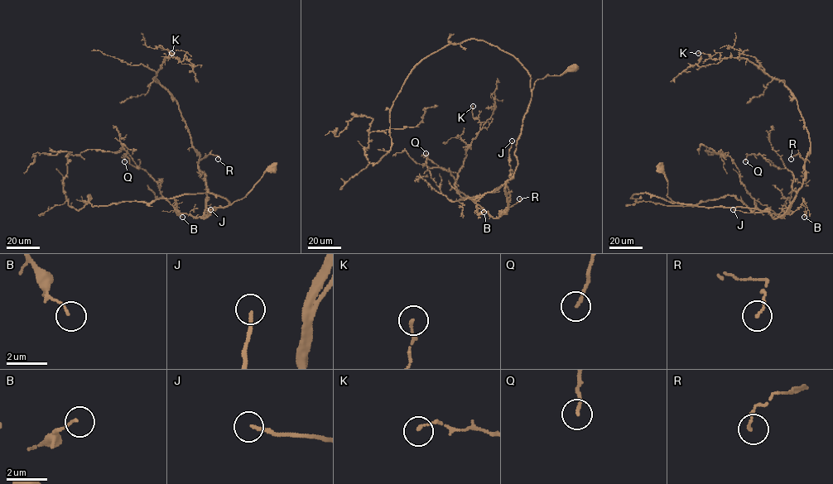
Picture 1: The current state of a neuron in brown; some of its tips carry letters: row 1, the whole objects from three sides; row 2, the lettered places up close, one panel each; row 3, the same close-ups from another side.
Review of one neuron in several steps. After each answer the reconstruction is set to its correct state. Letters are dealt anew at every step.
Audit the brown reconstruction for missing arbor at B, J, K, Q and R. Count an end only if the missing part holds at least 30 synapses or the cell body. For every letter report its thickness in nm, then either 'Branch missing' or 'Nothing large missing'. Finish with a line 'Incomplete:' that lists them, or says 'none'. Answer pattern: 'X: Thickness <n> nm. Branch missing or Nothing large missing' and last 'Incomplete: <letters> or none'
B: Thickness 100 nm. Nothing large missing
J: Thickness 140 nm. Branch missing
K: Thickness 130 nm. Nothing large missing
Q: Thickness 130 nm. Nothing large missing
R: Thickness 100 nm. Nothing large missing
Incomplete: J

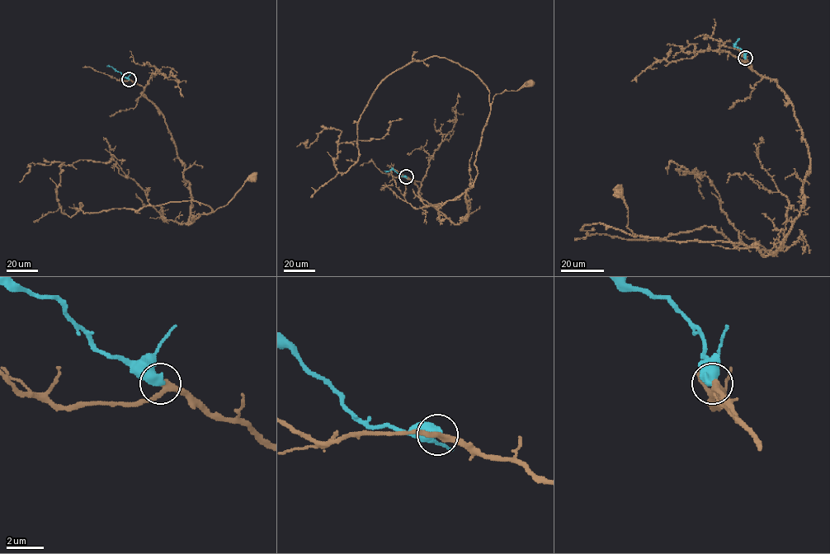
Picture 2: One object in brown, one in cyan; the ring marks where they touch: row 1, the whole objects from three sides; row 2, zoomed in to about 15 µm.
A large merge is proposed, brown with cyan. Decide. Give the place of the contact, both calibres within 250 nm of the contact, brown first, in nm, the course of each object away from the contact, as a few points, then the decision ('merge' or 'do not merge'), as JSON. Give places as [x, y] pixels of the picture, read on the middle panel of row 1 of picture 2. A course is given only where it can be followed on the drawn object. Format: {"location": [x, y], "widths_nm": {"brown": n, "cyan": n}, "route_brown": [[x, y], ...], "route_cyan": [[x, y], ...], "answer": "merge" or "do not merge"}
{"location": [406, 176], "widths_nm": {"brown": 280, "cyan": 550}, "route_brown": [[406, 176], [421, 182], [420, 196], [454, 223], [466, 220], [465, 194], [493, 97], [528, 82]], "route_cyan": [[406, 176], [400, 176], [393, 169], [384, 171]], "answer": "merge"}

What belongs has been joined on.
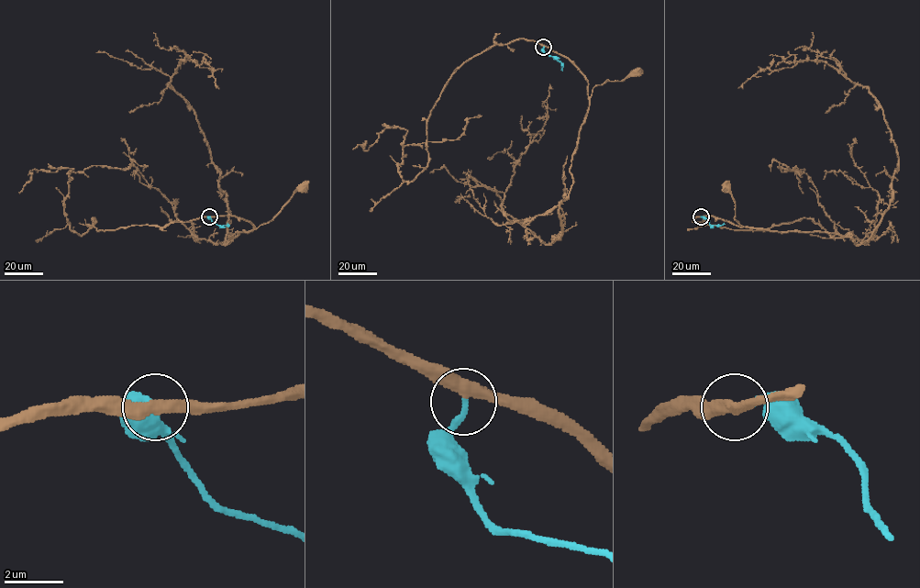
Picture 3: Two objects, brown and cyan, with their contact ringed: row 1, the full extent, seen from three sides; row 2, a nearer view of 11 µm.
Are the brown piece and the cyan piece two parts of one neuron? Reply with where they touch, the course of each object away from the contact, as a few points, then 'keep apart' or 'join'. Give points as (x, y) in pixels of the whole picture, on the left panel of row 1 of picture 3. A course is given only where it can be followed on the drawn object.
(209, 216) | brown via (209, 216), (235, 216), (257, 227), (269, 223), (295, 192), (302, 189) | cyan via (209, 216), (215, 224), (227, 223) | join

